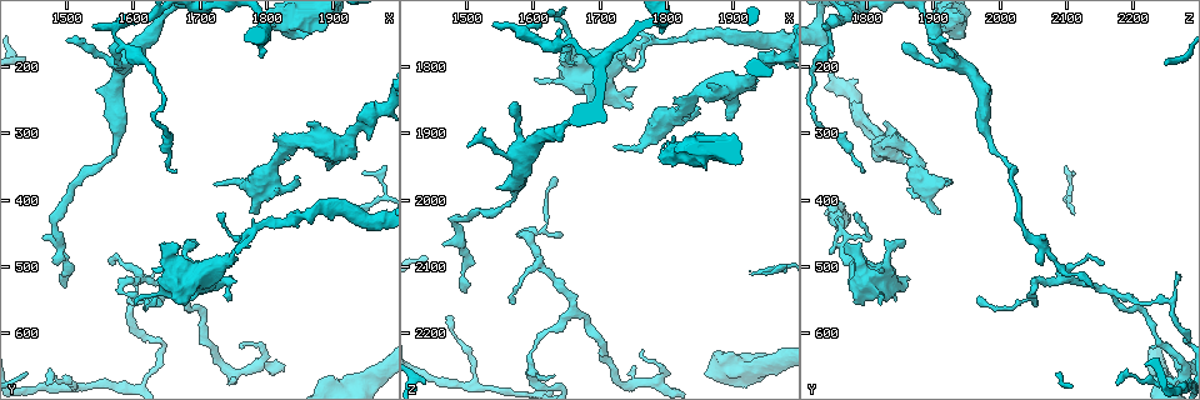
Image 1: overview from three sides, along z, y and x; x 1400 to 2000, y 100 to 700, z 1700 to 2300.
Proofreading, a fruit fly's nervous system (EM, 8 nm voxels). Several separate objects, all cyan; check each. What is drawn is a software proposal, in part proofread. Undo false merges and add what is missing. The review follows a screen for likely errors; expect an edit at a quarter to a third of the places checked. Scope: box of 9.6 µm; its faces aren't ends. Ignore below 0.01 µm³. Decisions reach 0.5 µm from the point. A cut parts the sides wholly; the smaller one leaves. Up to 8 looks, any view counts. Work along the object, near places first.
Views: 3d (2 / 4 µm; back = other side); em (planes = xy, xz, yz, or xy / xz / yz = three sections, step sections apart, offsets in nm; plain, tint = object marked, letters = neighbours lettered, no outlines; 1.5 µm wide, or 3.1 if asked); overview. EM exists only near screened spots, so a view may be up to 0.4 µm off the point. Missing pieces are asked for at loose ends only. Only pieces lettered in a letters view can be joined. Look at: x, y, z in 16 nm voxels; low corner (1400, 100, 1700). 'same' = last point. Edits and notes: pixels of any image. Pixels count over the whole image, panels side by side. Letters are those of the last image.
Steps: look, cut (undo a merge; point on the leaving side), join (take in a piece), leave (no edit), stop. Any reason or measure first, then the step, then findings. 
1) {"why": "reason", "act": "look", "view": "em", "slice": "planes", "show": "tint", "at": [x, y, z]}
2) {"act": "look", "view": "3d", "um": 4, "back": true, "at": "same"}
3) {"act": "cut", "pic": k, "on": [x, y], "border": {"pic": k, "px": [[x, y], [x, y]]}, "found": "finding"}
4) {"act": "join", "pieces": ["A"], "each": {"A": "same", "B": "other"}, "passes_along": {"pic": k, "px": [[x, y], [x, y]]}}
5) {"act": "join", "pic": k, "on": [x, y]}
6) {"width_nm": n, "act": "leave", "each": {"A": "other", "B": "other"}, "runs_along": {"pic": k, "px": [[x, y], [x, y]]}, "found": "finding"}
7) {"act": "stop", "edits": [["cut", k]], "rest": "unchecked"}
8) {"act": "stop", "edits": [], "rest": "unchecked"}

{"why": "tapers out", "act": "look", "view": "3d", "um": 4, "at": [1640, 560, 2050]}

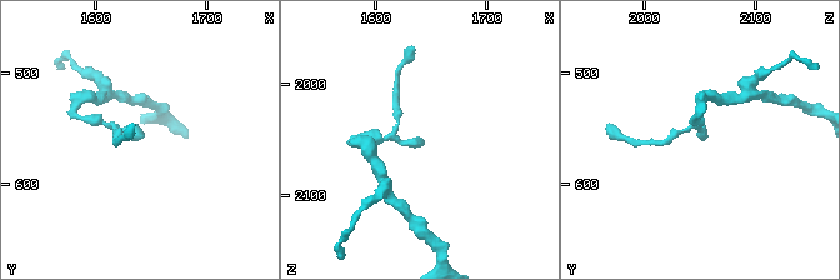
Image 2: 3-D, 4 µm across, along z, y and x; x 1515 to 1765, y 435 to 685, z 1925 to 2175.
{"why": "shape alone is not enough", "act": "look", "view": "em", "slice": "xy", "step": 8, "show": "letters", "at": [1640, 556, 2048]}

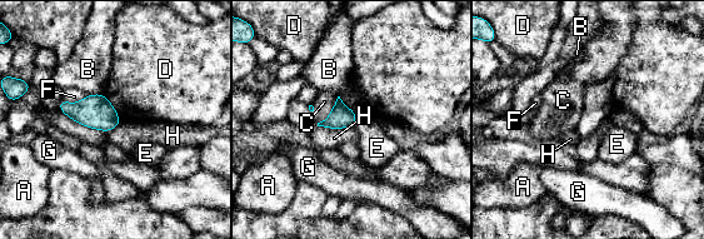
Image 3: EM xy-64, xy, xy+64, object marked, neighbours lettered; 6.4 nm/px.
{"act": "look", "view": "em", "slice": "planes", "show": "letters", "at": "same"}

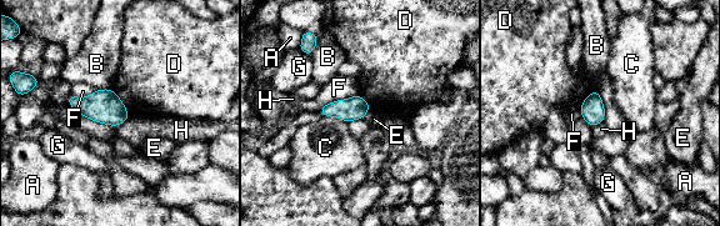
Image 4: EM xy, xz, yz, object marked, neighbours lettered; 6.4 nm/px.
{"width_nm": 150, "act": "leave", "each": {"A": "other", "B": "other", "C": "other", "D": "other", "E": "other", "F": "other", "G": "other", "H": "other"}, "border": {"pic": 4, "px": [[111, 89], [130, 116]]}, "found": "none of them fits"}

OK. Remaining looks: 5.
{"why": "abrupt turn", "act": "look", "view": "em", "slice": "yz", "step": 4, "show": "tint", "at": [1785, 645, 2275]}

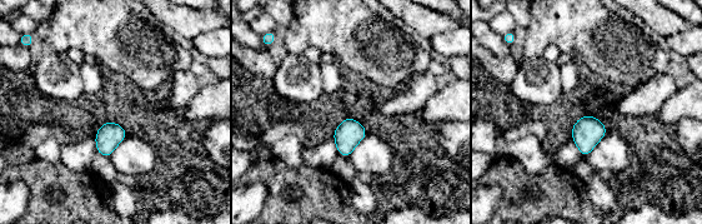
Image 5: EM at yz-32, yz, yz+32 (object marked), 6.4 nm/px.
{"act": "look", "view": "em", "slice": "planes", "show": "letters", "at": "same"}

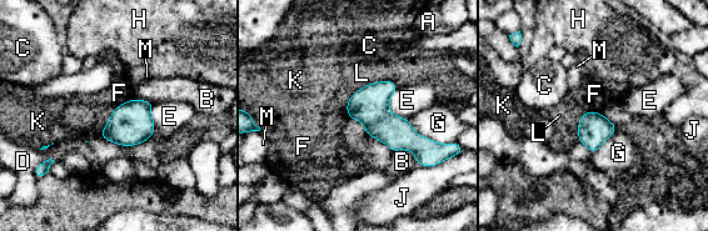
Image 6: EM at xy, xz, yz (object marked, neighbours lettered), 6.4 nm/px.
{"width_nm": 220, "act": "leave", "each": {"A": "other", "B": "other", "C": "other", "D": "other", "E": "other", "F": "other", "G": "other", "H": "other", "J": "other", "K": "other", "L": "other", "M": "other"}, "border": {"pic": 6, "px": [[399, 86], [389, 110], [407, 119]]}, "found": "continuous, no second cell"}

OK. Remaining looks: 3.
{"why": "thick end", "act": "look", "view": "3d", "um": 4, "back": true, "at": [1865, 285, 1830]}

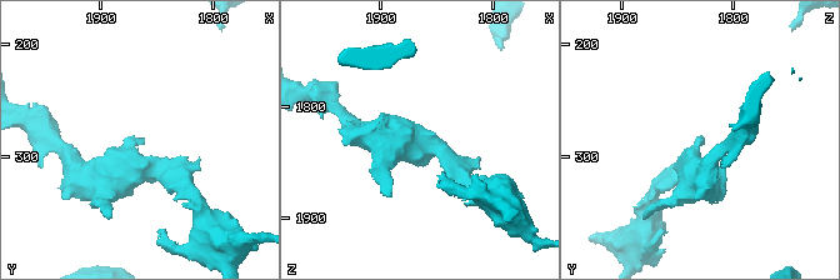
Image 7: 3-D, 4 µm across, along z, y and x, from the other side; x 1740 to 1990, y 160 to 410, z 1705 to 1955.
{"why": "need the tissue", "act": "look", "view": "em", "slice": "xz", "step": 8, "show": "letters", "at": [1860, 286, 1826]}

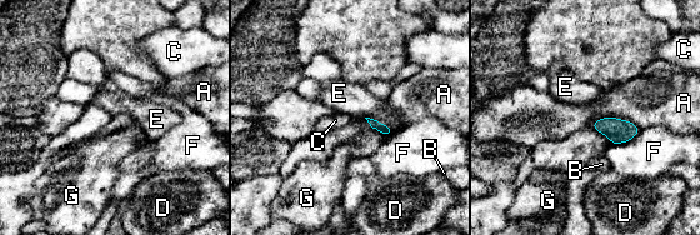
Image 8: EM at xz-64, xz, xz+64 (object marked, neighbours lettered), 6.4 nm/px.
{"why": "another direction", "act": "look", "view": "em", "slice": "xy", "step": 4, "show": "letters", "at": "same"}

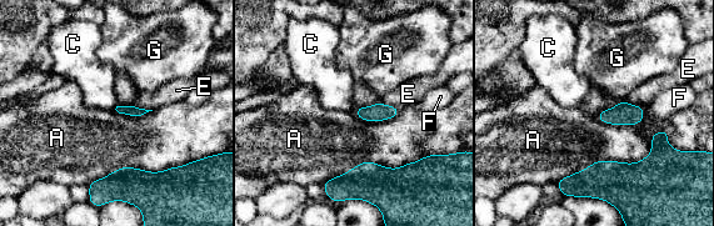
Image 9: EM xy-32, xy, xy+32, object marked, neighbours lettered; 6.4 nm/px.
{"act": "leave", "each": {"A": "other", "C": "other", "E": "other", "F": "other", "G": "other"}, "border": {"pic": 9, "px": [[669, 131], [554, 182]]}, "found": "no lettered piece goes on from it"}

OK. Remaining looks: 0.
{"act": "stop", "edits": [], "rest": "unchecked"}

